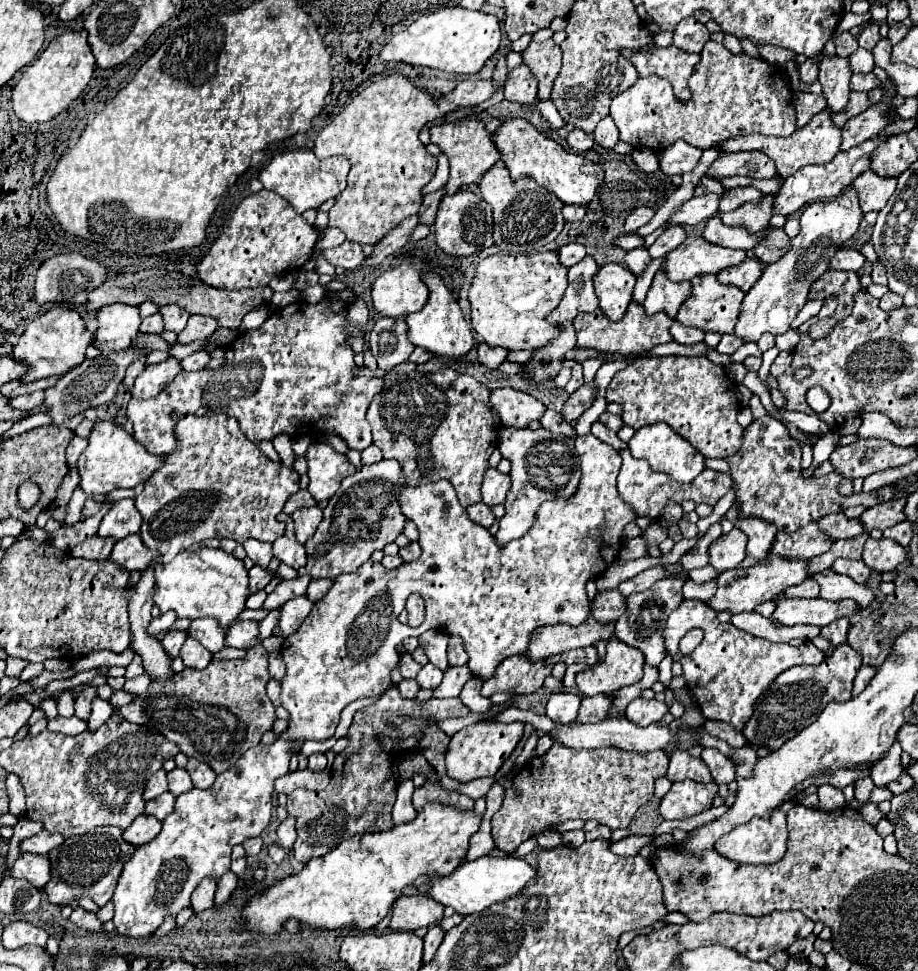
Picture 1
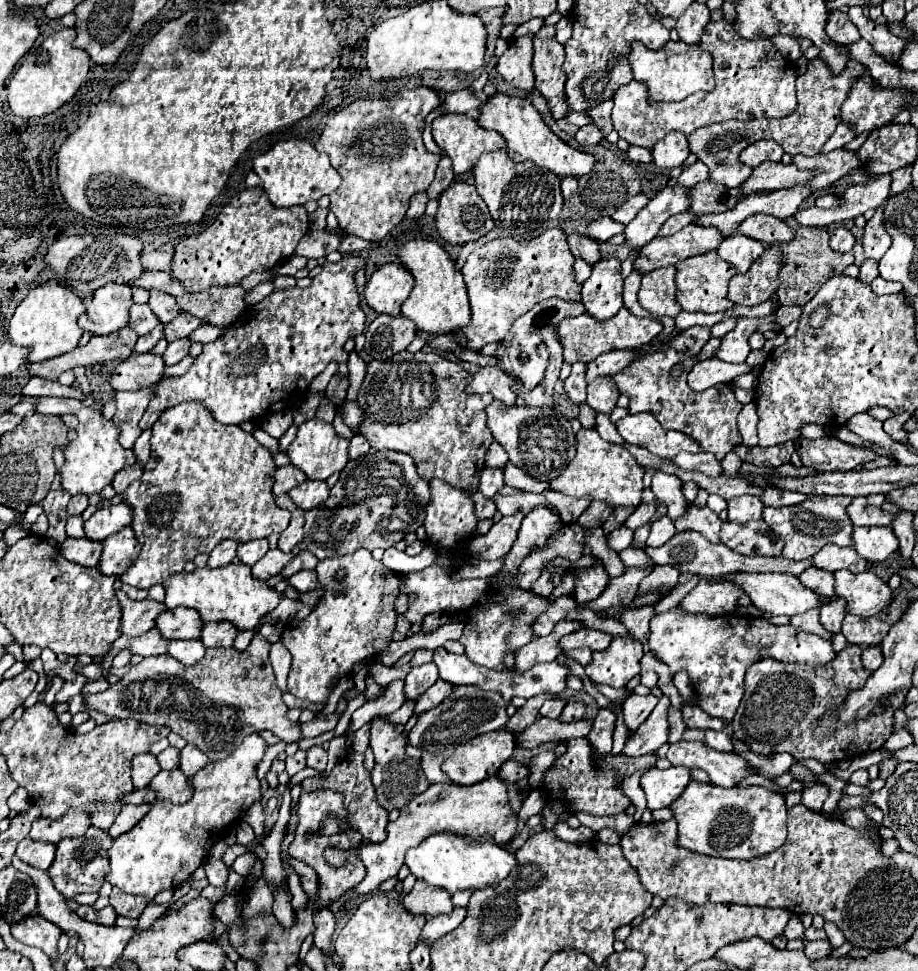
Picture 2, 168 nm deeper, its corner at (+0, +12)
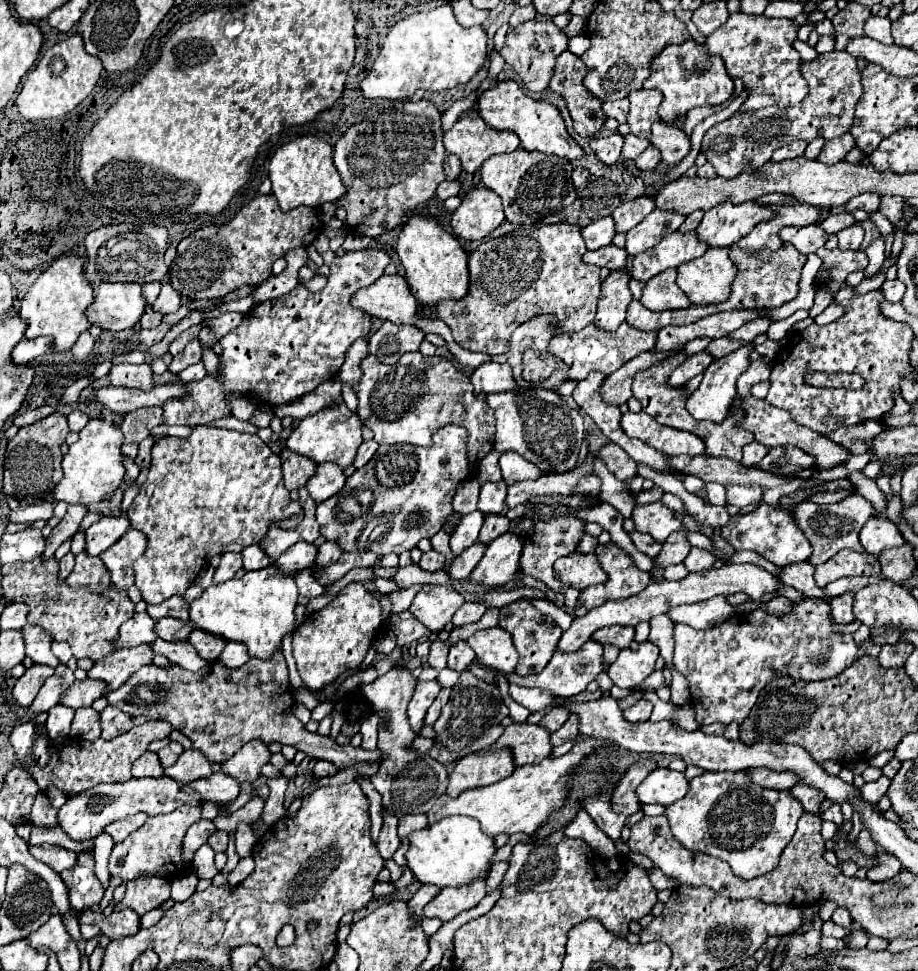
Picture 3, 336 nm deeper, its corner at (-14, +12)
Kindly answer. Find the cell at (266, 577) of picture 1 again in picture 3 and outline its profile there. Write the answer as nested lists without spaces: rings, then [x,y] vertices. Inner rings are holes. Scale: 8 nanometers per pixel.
[[[297,543],[297,545],[293,545],[291,549],[287,549],[277,561],[273,561],[273,567],[275,567],[281,575],[293,575],[295,571],[313,567],[315,555],[317,555],[317,547],[315,547],[315,545]]]

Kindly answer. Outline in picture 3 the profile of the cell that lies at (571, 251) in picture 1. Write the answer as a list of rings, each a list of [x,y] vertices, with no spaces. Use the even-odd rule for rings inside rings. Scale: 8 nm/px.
[[[609,245],[609,247],[603,247],[603,249],[587,251],[583,255],[583,261],[597,265],[597,267],[607,267],[607,269],[613,271],[613,269],[625,269],[625,257],[627,257],[625,249]]]

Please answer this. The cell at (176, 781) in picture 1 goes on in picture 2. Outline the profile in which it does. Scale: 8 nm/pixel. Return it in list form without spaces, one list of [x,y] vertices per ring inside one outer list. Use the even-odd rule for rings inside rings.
[[[169,745],[167,749],[163,749],[163,751],[157,755],[157,763],[159,763],[159,767],[165,769],[165,771],[177,769],[177,765],[179,765],[179,749],[175,749],[175,747]]]

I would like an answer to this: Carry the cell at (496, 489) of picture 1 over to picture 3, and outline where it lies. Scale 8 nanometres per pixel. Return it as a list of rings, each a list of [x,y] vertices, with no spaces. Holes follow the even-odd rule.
[[[485,483],[479,493],[479,511],[483,513],[501,513],[507,497],[507,483]]]

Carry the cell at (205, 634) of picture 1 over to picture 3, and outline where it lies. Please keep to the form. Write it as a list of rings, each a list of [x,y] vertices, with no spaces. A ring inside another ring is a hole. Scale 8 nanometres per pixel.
[[[165,617],[165,619],[157,621],[157,629],[155,631],[165,641],[187,641],[191,631],[193,631],[193,625],[191,625],[191,621]]]

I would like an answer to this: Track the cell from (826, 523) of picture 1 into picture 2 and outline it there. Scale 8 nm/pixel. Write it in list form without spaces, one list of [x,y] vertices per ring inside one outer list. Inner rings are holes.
[[[855,497],[853,503],[847,507],[847,513],[853,525],[881,525],[889,527],[897,513],[885,513],[881,507],[871,507],[865,497]]]

